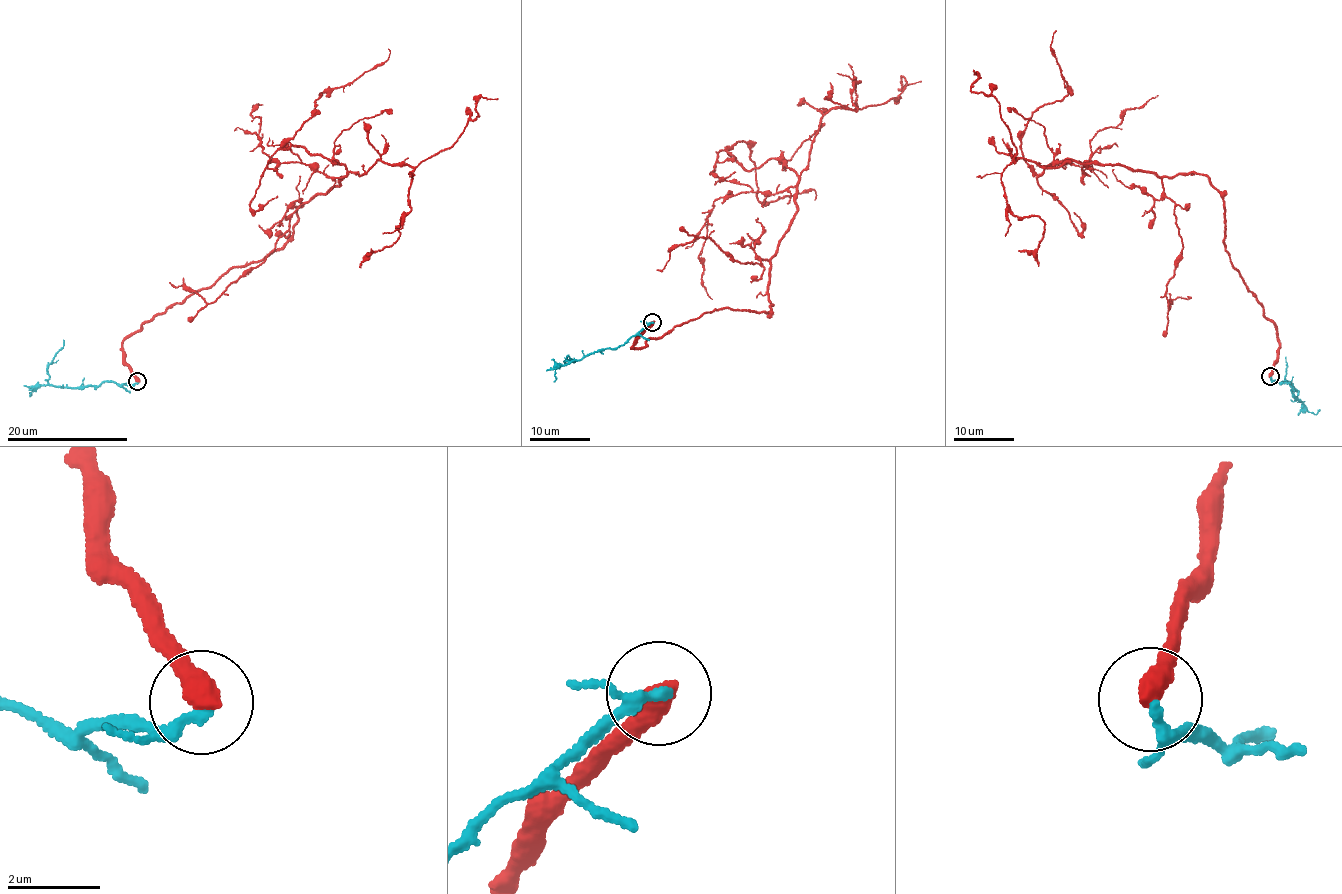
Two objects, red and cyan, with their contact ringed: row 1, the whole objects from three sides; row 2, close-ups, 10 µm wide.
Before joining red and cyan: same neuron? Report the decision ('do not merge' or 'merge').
do not merge

